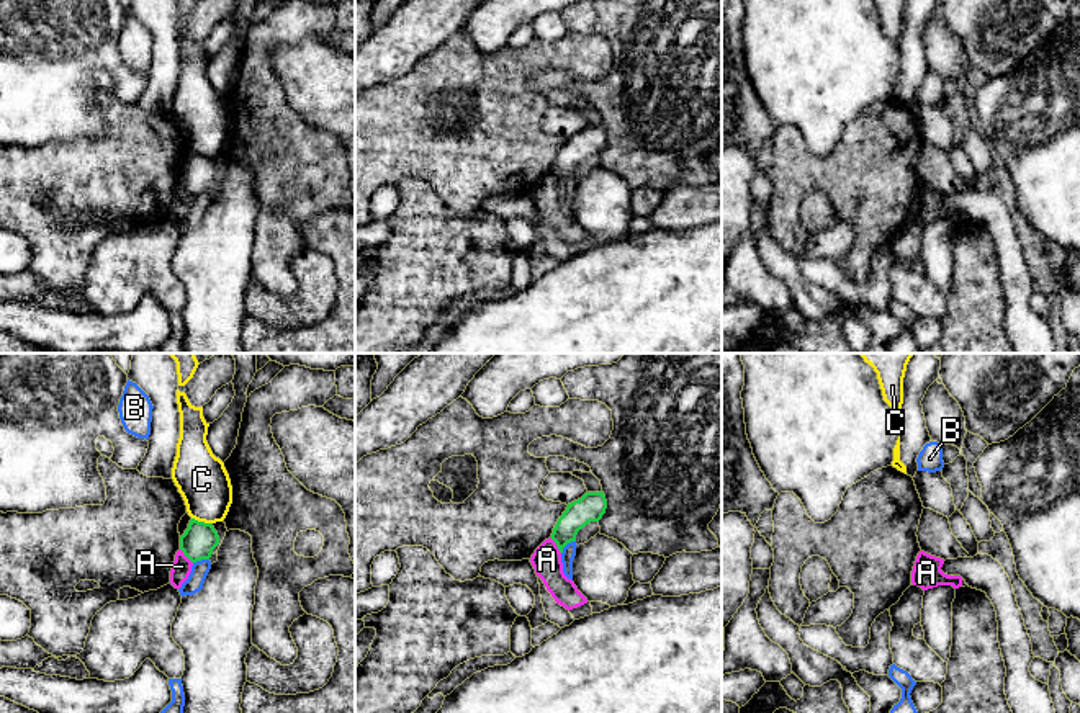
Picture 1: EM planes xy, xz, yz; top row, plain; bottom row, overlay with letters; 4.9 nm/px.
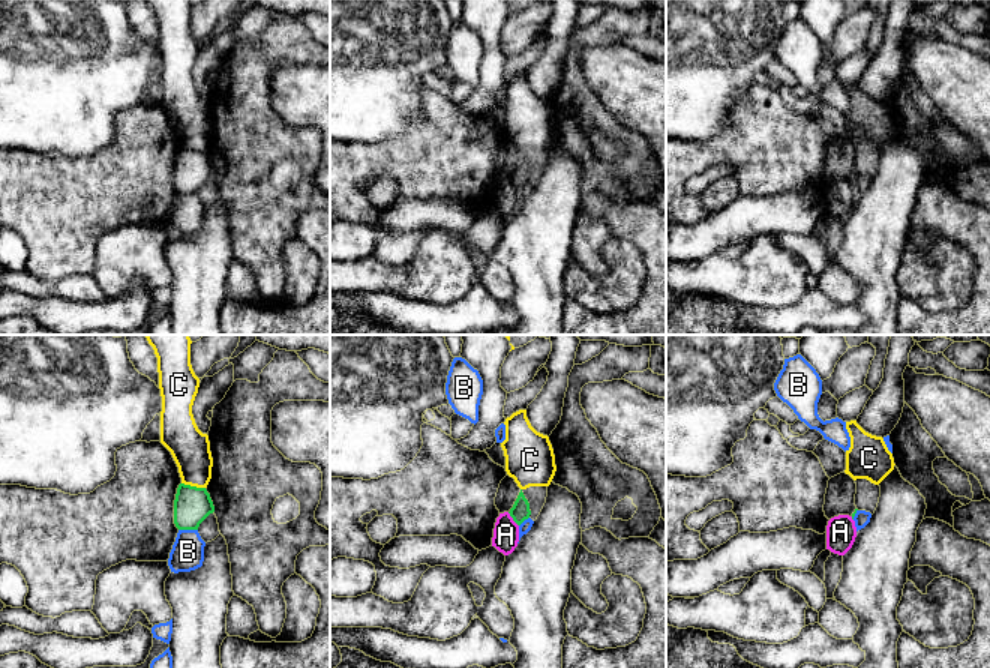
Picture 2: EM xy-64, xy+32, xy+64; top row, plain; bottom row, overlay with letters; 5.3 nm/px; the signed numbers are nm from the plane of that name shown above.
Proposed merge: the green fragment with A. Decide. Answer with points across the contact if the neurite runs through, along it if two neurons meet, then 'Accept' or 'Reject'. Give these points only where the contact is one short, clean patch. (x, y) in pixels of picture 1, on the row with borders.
Boundary: xz (550, 538), (560, 553). Reject

